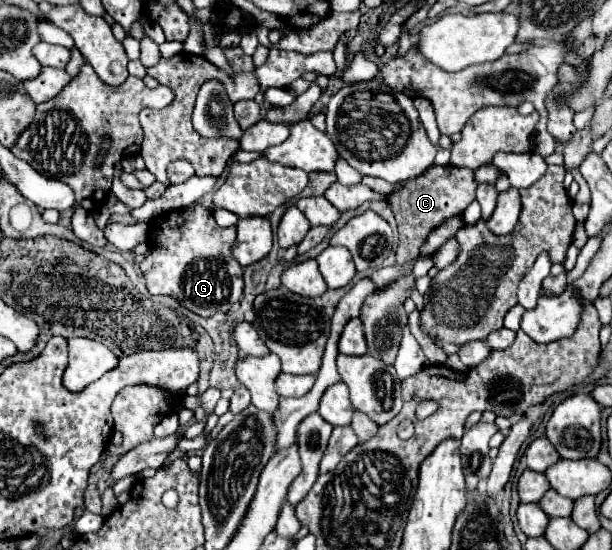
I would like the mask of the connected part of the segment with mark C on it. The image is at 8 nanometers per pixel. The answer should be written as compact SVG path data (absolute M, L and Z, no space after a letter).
M432 167L424 175L406 181L404 187L394 191L390 195L390 207L398 223L398 249L396 249L396 265L402 265L406 261L412 261L420 255L420 245L424 243L426 235L446 221L448 217L464 213L464 209L474 201L474 191L476 191L476 181L474 173L458 167Z

